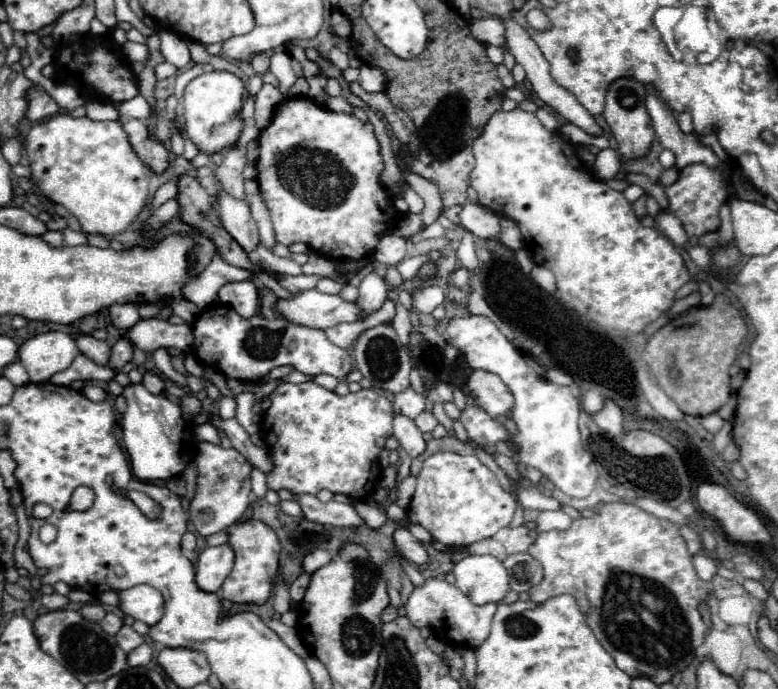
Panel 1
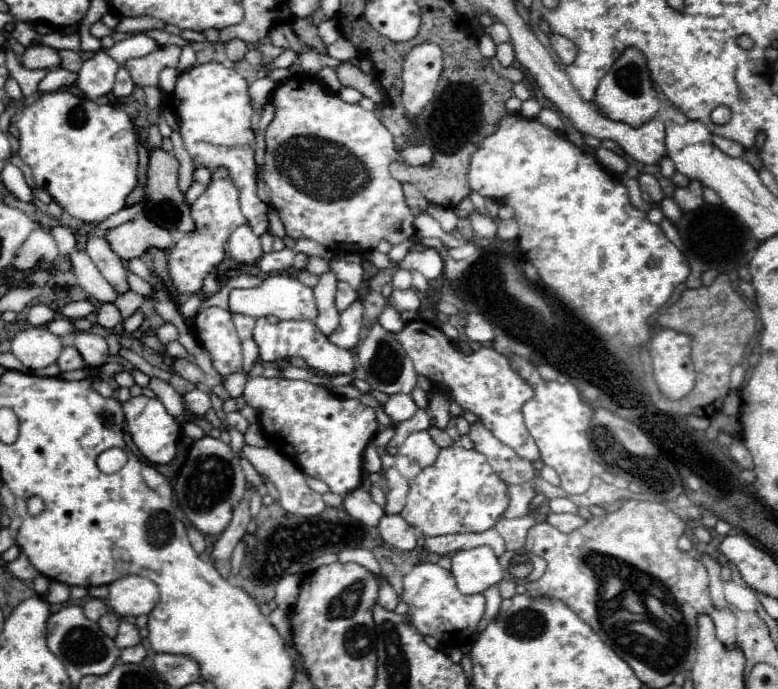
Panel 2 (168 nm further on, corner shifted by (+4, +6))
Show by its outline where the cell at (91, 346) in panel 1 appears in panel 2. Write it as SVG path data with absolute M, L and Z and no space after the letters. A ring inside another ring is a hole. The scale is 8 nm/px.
M81 331L75 335L75 343L77 351L81 353L81 357L85 359L87 367L99 367L107 361L109 351L107 351L107 339L97 335L97 333L87 333Z

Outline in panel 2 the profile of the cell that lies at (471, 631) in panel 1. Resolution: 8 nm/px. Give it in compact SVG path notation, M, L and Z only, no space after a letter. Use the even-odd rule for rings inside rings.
M435 563L415 565L415 569L405 577L403 587L405 589L401 599L409 605L409 621L417 627L421 635L431 635L441 645L465 645L485 615L485 597L461 595L461 591L457 591L453 575Z

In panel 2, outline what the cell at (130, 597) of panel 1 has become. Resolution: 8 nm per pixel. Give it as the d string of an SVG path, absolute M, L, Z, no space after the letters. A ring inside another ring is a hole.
M127 575L109 585L109 605L121 617L147 615L159 603L159 589L151 579Z

